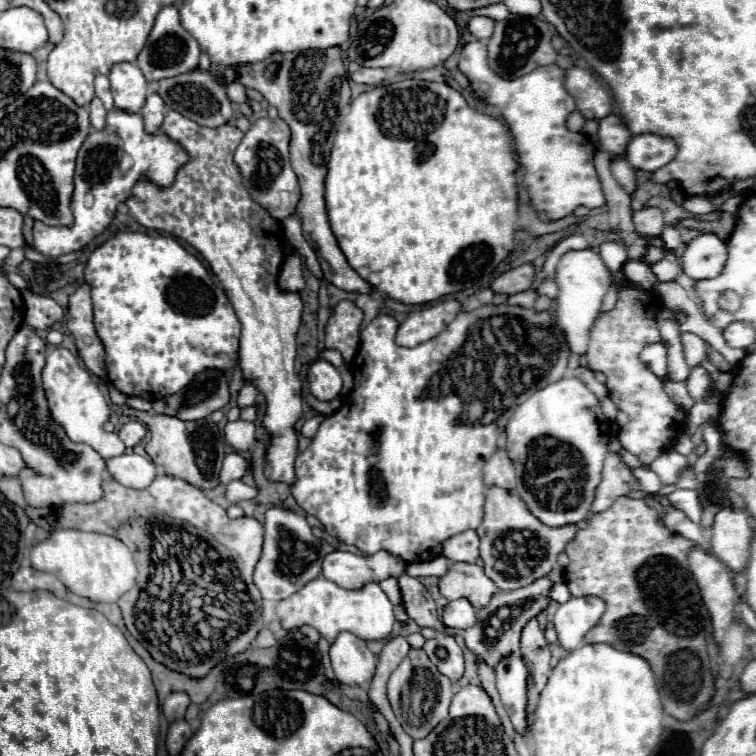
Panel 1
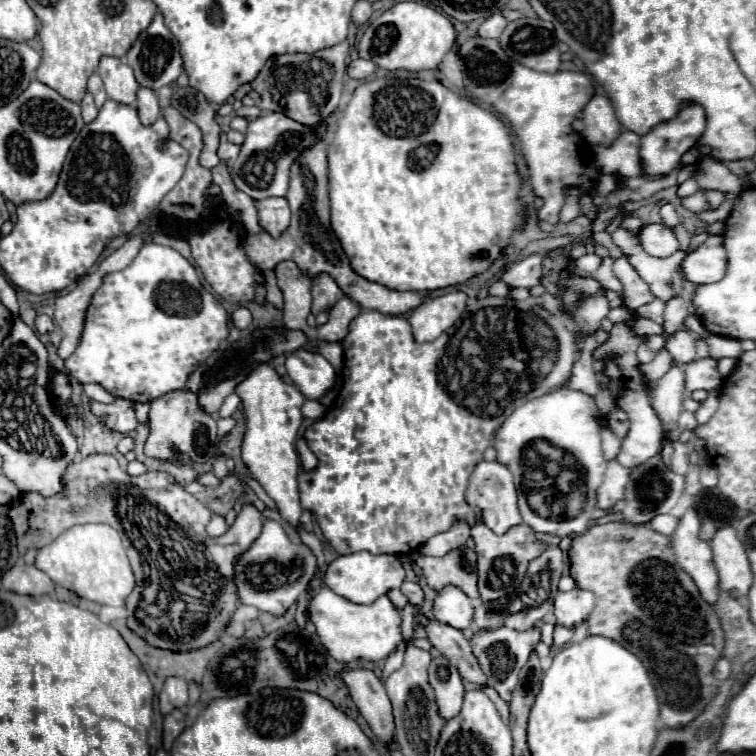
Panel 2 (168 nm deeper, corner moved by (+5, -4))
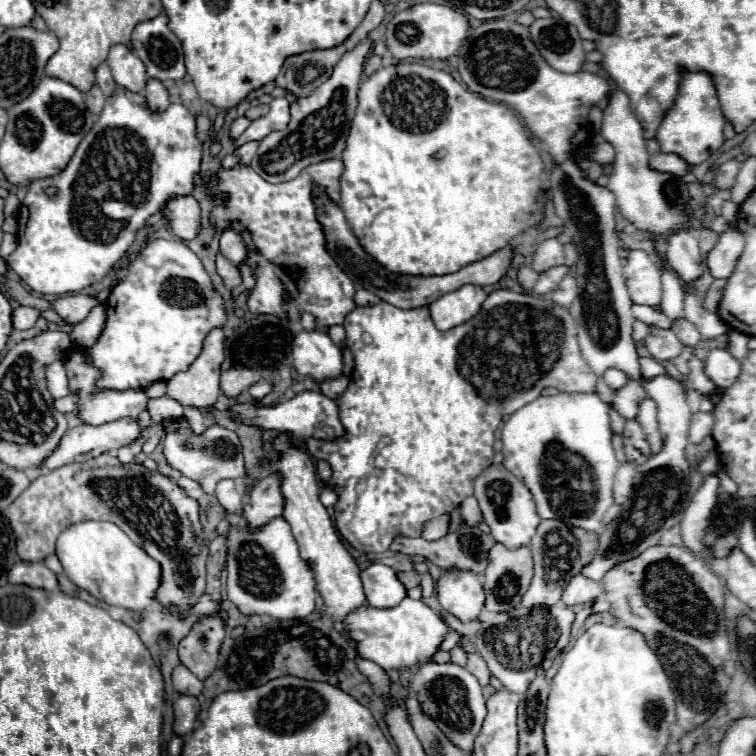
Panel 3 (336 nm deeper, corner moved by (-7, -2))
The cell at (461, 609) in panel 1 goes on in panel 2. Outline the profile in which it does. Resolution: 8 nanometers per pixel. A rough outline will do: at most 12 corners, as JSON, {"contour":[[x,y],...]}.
{"contour":[[450,585],[436,595],[432,613],[464,631],[472,625],[472,601]]}

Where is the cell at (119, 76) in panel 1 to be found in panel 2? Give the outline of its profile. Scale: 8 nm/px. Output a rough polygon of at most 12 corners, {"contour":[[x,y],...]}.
{"contour":[[116,57],[96,69],[106,95],[124,105],[136,103],[132,69]]}

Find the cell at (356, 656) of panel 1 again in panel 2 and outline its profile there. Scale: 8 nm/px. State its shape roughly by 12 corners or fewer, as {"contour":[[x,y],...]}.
{"contour":[[346,665],[340,679],[382,743],[394,735],[384,685],[366,667]]}

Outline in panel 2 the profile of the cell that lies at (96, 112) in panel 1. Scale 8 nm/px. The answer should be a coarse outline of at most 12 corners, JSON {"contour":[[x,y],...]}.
{"contour":[[90,93],[82,99],[84,121],[96,119],[96,105]]}

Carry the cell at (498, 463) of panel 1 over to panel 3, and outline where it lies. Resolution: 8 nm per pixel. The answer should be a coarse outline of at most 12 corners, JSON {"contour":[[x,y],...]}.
{"contour":[[502,463],[474,483],[494,541],[526,547],[536,533],[528,487]]}

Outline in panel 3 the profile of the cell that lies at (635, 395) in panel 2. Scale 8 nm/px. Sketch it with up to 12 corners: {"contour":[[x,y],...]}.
{"contour":[[640,403],[636,421],[652,453],[662,449],[656,403]]}

